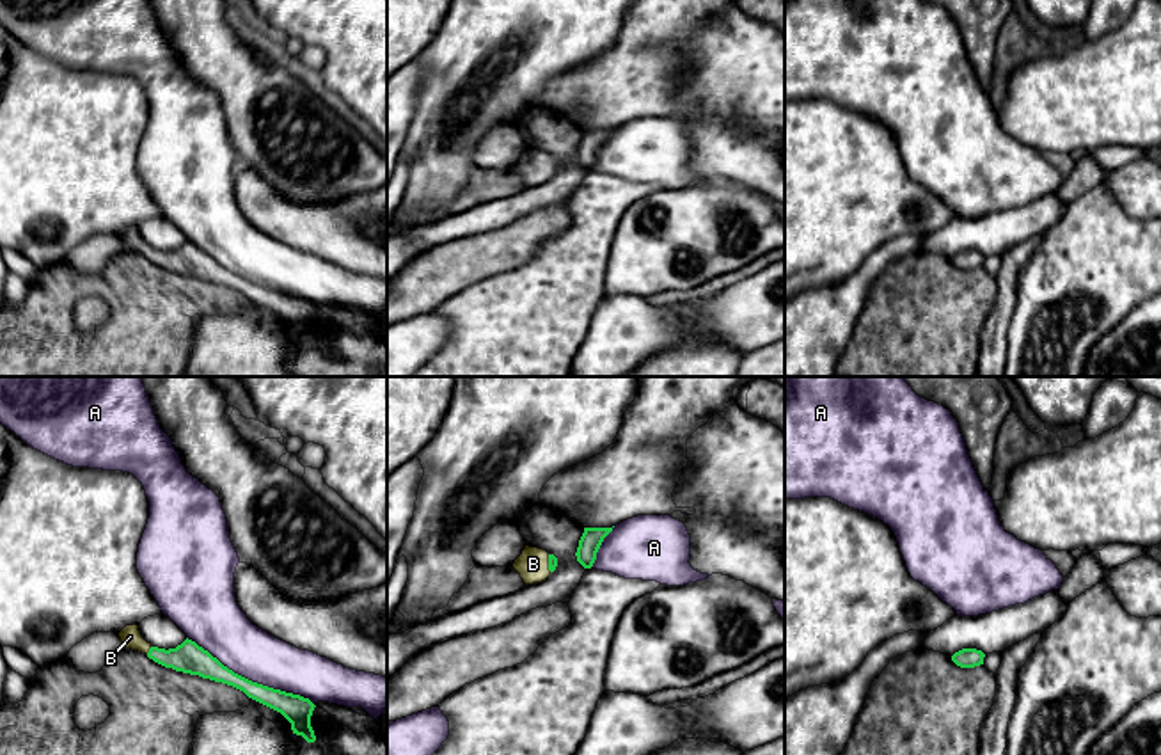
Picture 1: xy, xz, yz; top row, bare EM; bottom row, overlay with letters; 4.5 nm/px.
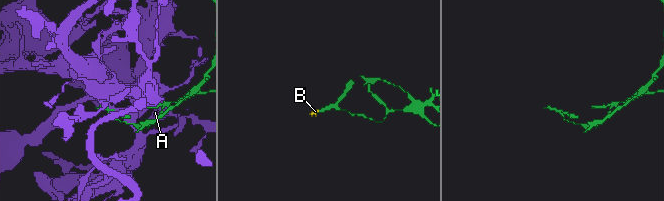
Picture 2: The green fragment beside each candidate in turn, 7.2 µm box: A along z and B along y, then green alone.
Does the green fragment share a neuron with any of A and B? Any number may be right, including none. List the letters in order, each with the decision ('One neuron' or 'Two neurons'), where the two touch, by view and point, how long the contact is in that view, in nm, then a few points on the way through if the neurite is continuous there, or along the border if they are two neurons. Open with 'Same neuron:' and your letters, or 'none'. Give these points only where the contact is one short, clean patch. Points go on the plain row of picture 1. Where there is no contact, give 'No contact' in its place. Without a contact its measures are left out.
Same neuron: B
A: Two neurons. Touches green at xy (251, 283). Shared border 650 nm
B: One neuron. Touches green at xy (150, 253). Shared border 50 nm

